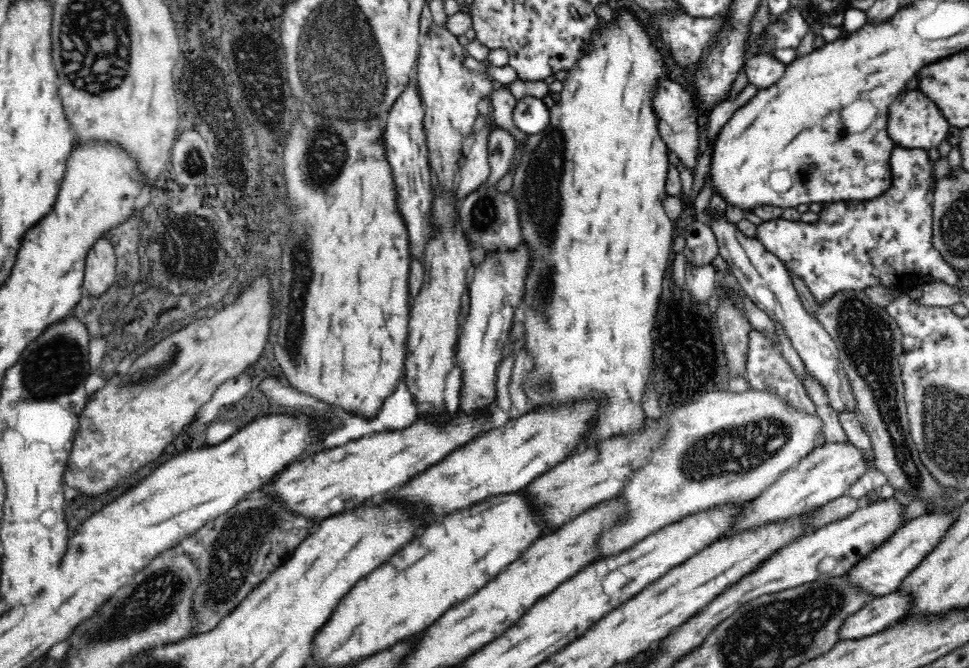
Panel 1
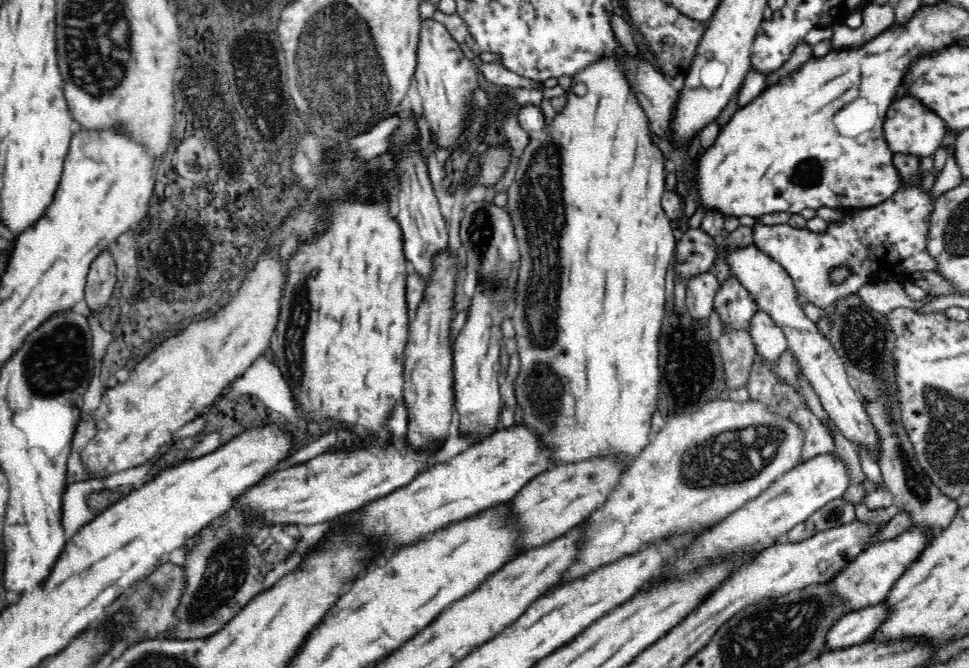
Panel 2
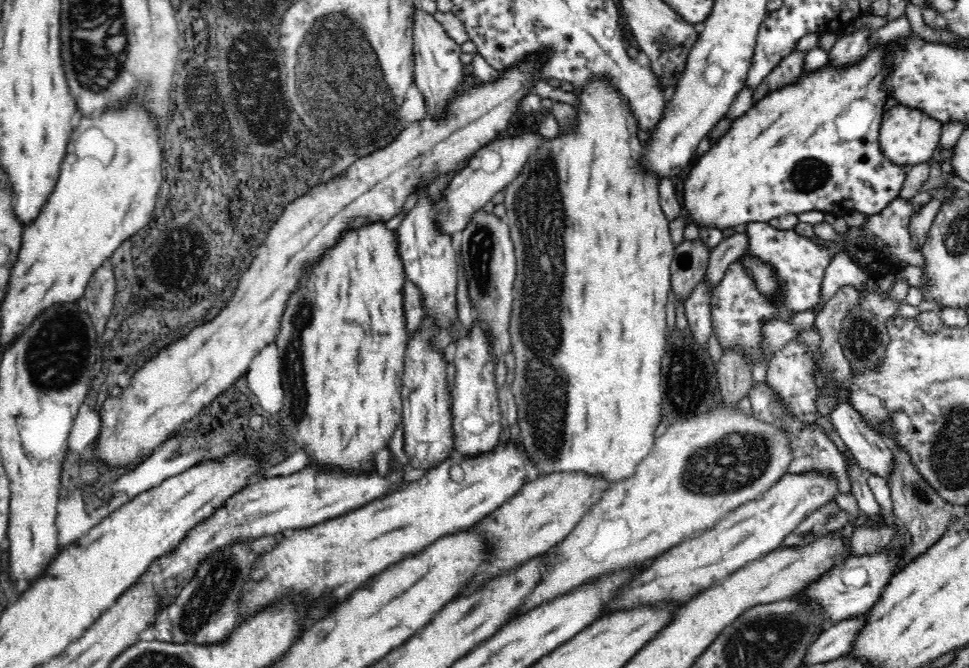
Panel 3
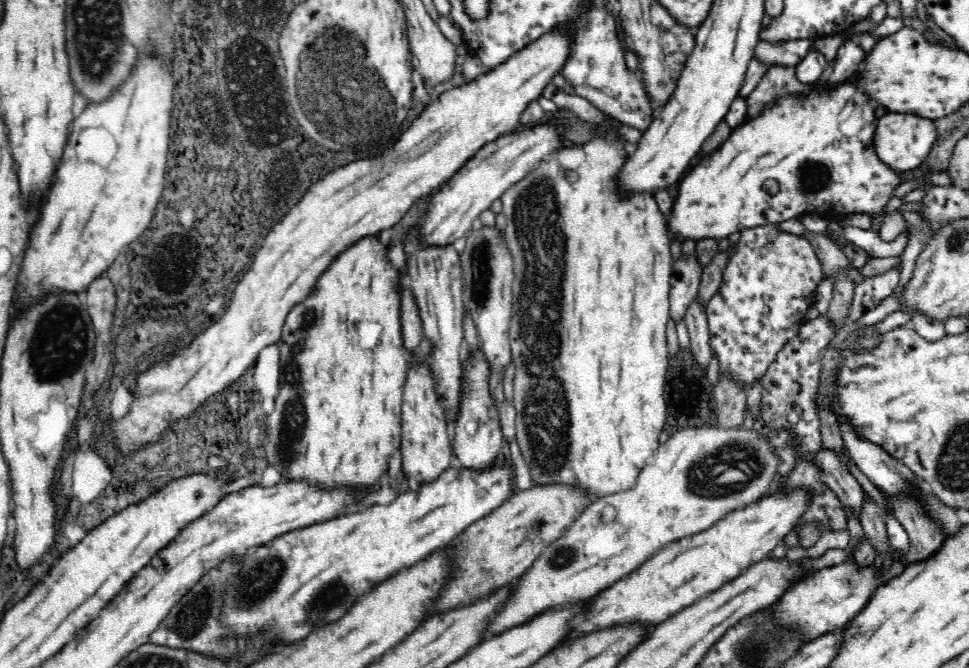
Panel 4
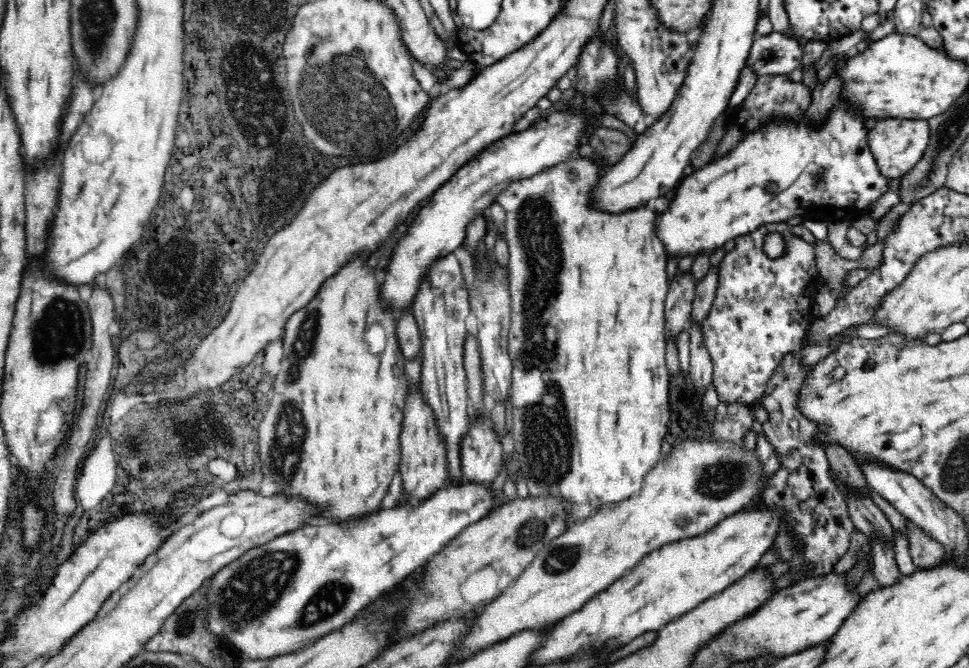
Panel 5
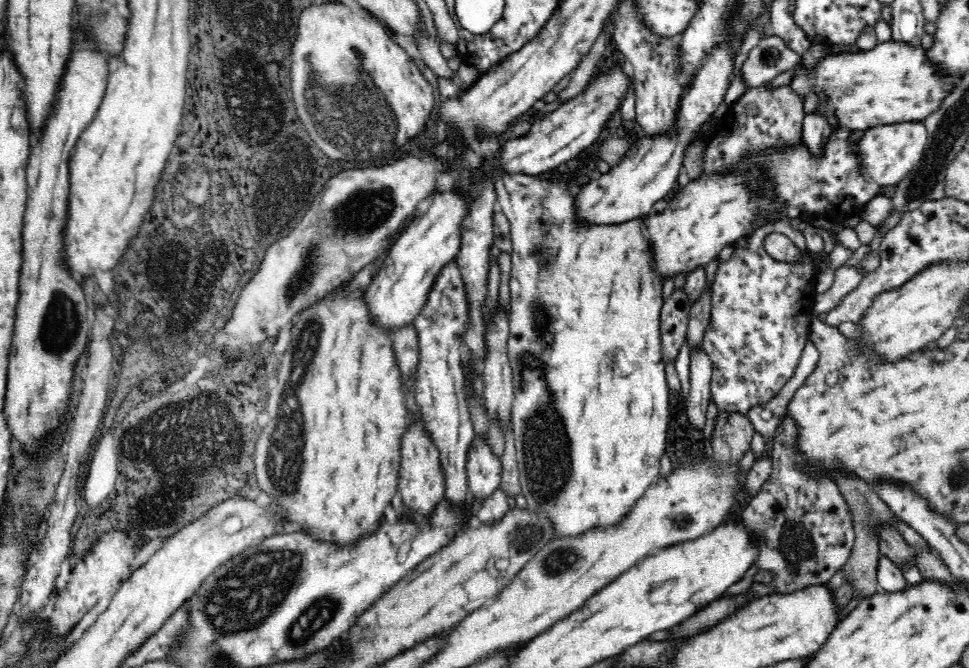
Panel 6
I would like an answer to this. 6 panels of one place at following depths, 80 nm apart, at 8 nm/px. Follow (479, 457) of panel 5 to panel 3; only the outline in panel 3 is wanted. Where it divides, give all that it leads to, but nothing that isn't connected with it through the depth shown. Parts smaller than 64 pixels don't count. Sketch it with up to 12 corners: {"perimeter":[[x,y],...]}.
{"perimeter":[[475,323],[456,342],[451,381],[454,449],[498,446],[494,355]]}

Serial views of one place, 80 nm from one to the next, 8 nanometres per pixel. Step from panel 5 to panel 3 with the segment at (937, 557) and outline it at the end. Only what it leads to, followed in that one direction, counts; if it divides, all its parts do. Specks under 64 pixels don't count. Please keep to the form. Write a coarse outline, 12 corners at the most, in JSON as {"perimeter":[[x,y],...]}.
{"perimeter":[[891,443],[893,513],[908,546],[894,574],[949,527],[945,502]]}

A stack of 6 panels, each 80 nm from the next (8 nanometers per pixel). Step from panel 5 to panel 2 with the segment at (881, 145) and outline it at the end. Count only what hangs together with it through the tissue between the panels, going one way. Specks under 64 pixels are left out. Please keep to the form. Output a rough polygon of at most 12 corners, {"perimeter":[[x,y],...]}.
{"perimeter":[[903,96],[889,106],[882,132],[892,154],[918,159],[940,148],[946,123]]}

